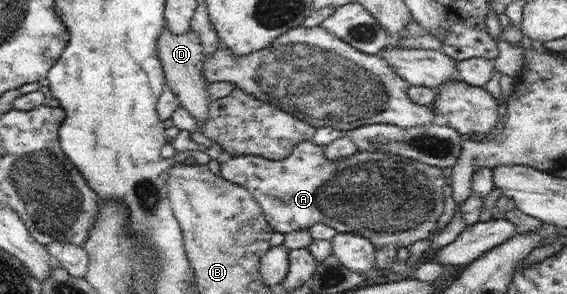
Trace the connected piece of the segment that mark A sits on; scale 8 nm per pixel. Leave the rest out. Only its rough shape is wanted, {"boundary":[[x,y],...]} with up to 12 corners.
{"boundary":[[396,153],[226,156],[279,233],[314,223],[376,251],[454,216],[447,171]]}

